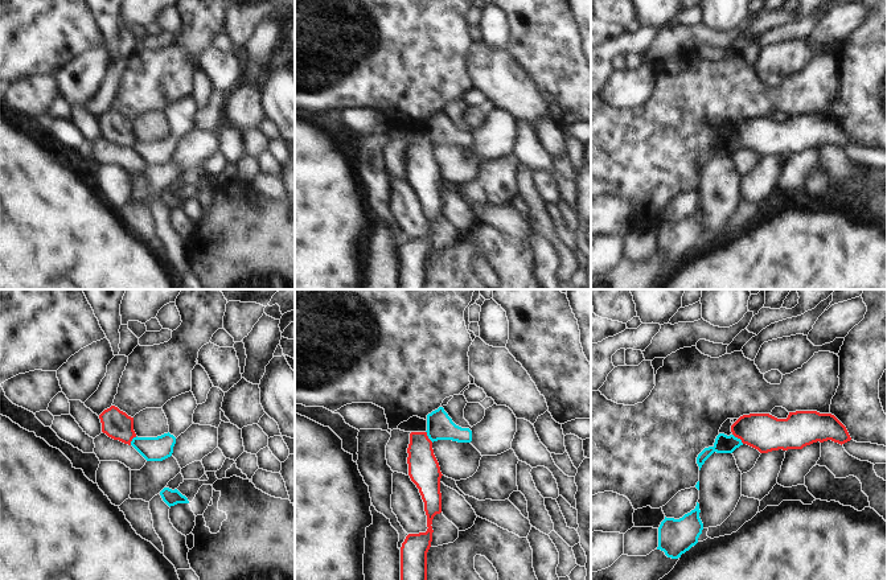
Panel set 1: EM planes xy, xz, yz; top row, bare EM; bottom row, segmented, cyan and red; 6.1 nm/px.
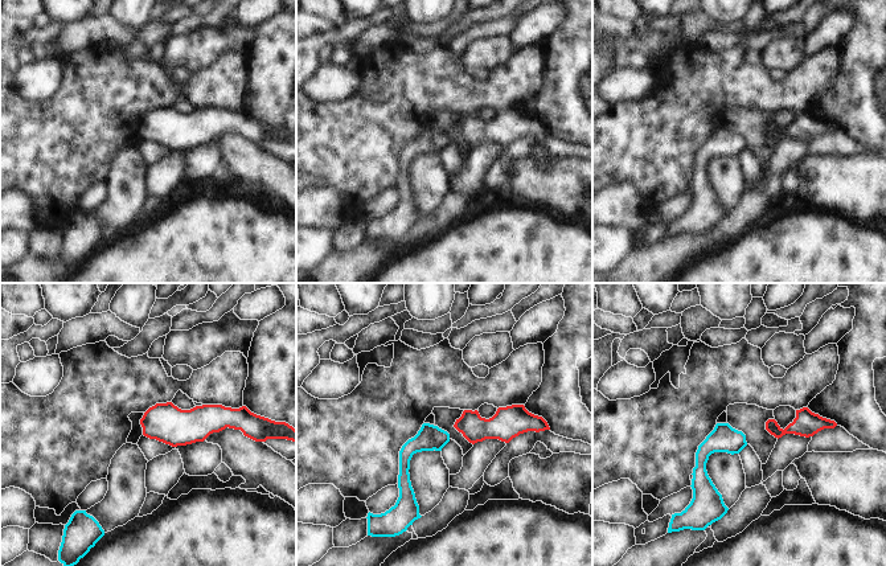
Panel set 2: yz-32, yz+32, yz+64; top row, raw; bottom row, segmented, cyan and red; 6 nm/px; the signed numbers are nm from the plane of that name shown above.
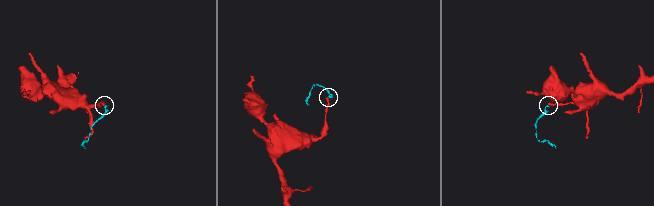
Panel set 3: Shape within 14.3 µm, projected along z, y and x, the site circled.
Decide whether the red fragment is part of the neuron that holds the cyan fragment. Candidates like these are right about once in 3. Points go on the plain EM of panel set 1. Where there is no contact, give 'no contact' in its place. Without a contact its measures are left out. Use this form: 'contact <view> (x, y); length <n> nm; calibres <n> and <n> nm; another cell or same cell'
contact yz (736, 142); length 90 nm; calibres 110 and 220 nm; another cell

